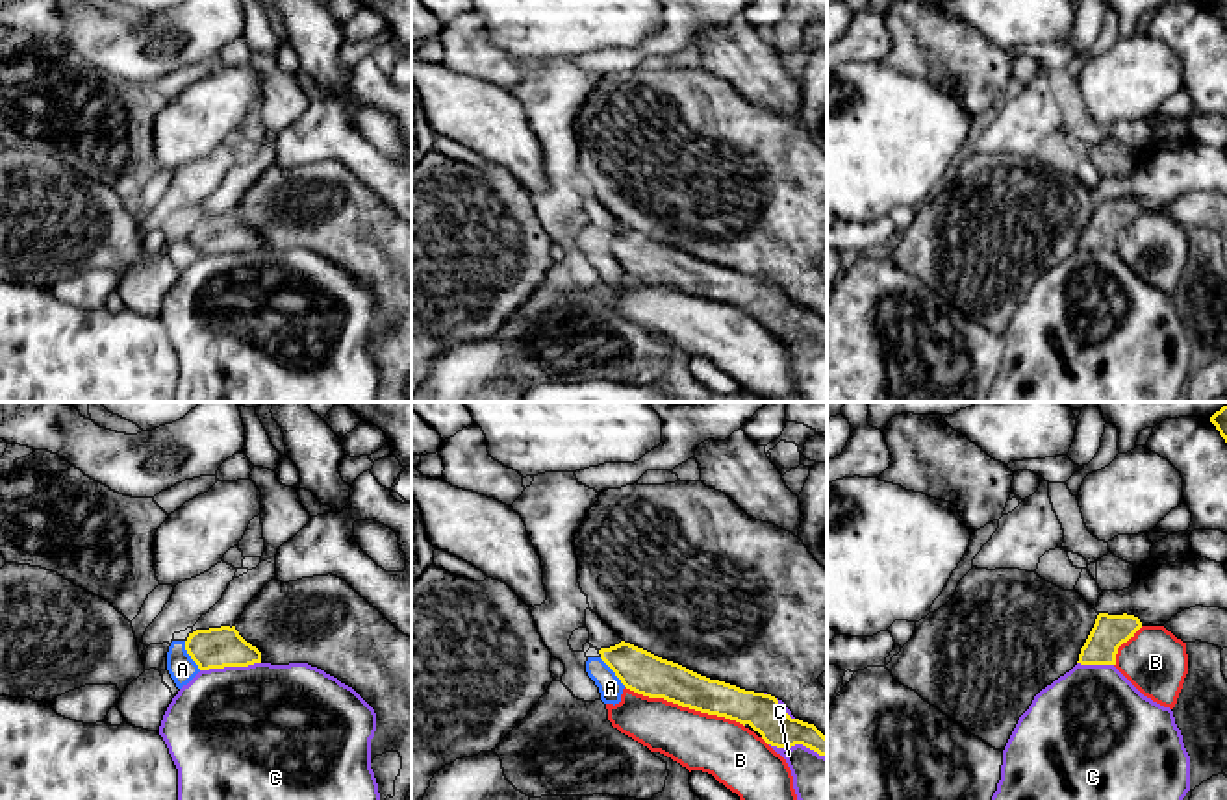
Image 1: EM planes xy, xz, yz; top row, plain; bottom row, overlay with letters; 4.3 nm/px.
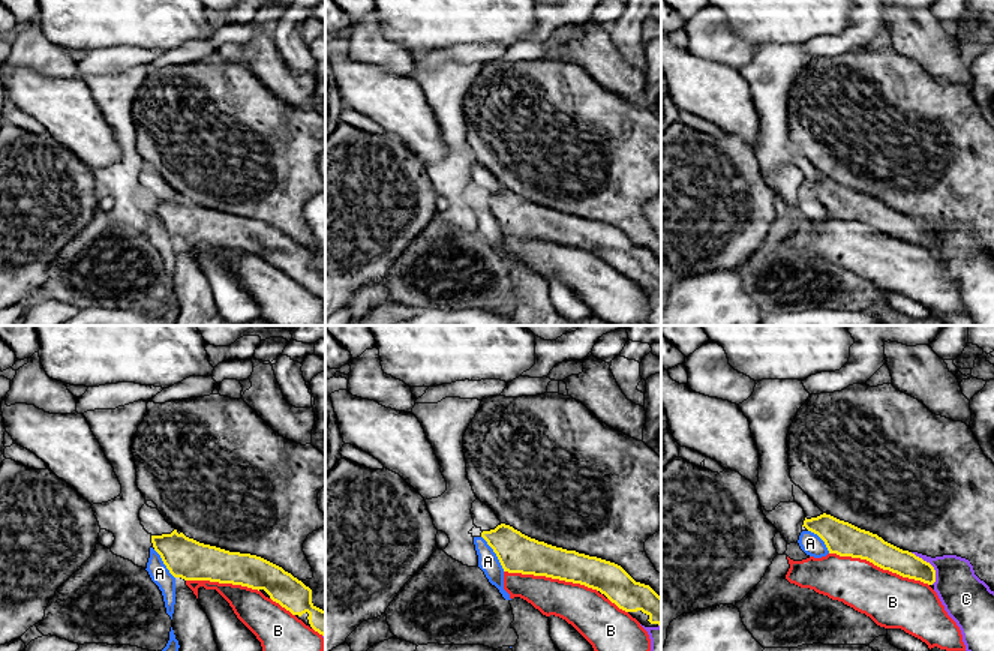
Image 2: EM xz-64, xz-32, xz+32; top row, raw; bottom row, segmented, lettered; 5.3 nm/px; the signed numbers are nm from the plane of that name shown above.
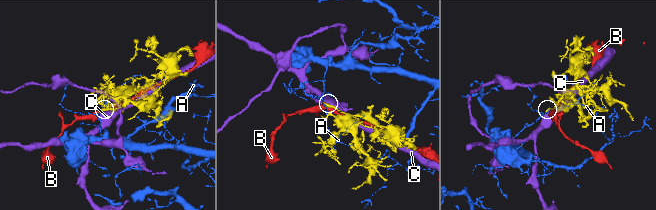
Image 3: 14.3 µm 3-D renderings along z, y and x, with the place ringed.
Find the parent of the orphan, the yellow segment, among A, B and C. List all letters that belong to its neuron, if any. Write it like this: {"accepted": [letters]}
{"accepted": []}

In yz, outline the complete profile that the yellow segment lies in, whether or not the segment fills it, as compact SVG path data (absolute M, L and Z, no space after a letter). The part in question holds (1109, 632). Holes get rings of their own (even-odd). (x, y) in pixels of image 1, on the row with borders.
M973 567L945 606L916 622L912 639L892 657L886 669L897 683L916 691L966 731L1003 752L1019 717L1042 689L1077 663L1116 665L1118 648L1140 628L1138 617L1097 613L1077 591L1064 591L1036 572Z

